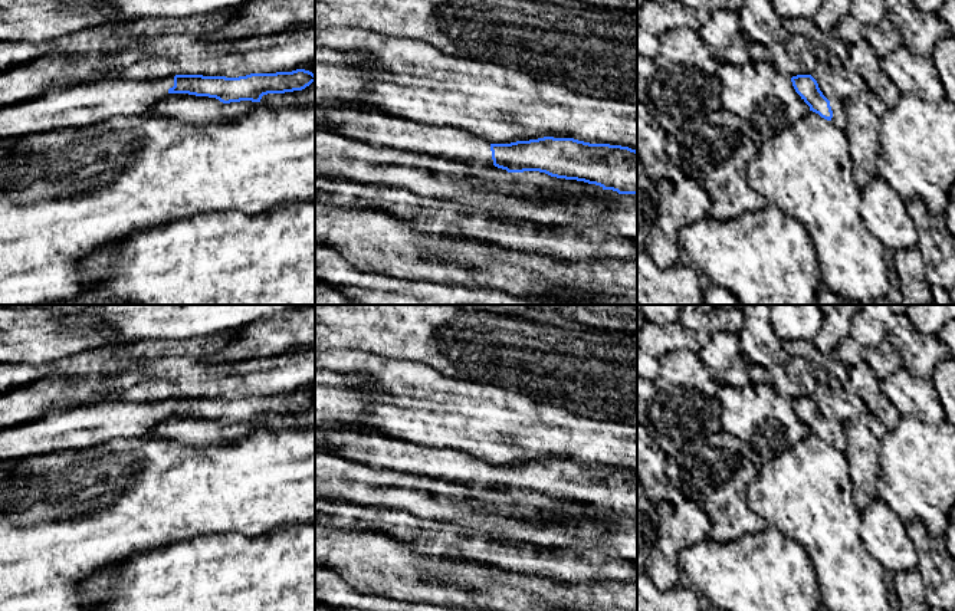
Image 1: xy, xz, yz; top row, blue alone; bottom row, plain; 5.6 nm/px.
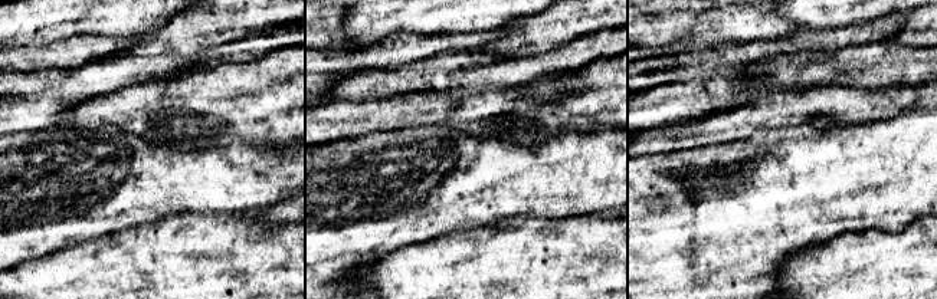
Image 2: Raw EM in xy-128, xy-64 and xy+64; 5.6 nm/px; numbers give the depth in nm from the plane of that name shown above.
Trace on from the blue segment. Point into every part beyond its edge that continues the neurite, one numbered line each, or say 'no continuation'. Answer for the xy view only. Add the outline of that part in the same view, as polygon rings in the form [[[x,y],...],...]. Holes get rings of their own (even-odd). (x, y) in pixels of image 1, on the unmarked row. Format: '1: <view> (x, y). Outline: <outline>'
1: xy (85, 426). Outline: [[[174,398],[148,403],[106,400],[73,405],[0,430],[0,461],[89,449],[119,437],[150,437],[173,408]]]

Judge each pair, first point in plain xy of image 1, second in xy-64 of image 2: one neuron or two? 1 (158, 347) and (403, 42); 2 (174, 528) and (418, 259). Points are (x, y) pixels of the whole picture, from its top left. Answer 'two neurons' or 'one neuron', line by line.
1: one neuron
2: two neurons

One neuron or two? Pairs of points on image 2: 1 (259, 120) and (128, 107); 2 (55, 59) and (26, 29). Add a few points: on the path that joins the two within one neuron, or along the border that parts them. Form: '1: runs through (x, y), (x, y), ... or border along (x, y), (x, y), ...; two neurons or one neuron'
1: runs through (226, 109), (161, 109); one neuron
2: border along (75, 38), (28, 48); two neurons

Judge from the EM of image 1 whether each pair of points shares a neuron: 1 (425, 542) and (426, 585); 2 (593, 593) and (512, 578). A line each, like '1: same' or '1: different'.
1: different
2: same

